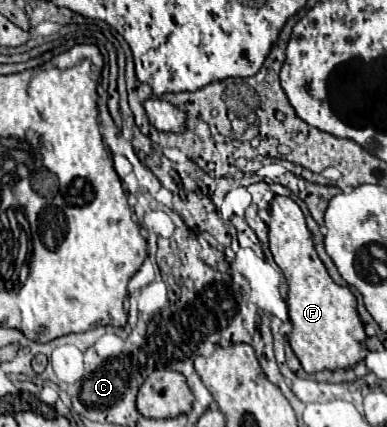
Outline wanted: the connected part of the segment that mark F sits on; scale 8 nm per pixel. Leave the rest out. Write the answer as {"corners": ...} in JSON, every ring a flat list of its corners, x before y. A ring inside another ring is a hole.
{"corners":[[275,196,271,202,271,220,269,220,269,248,283,270,287,280,287,308,293,332,289,344,299,358,307,374,321,370,351,368,367,356,365,348,365,330,357,314,357,302,349,288,339,286,327,274,325,264,315,252,311,232,305,226,305,216,301,208,283,196]]}

